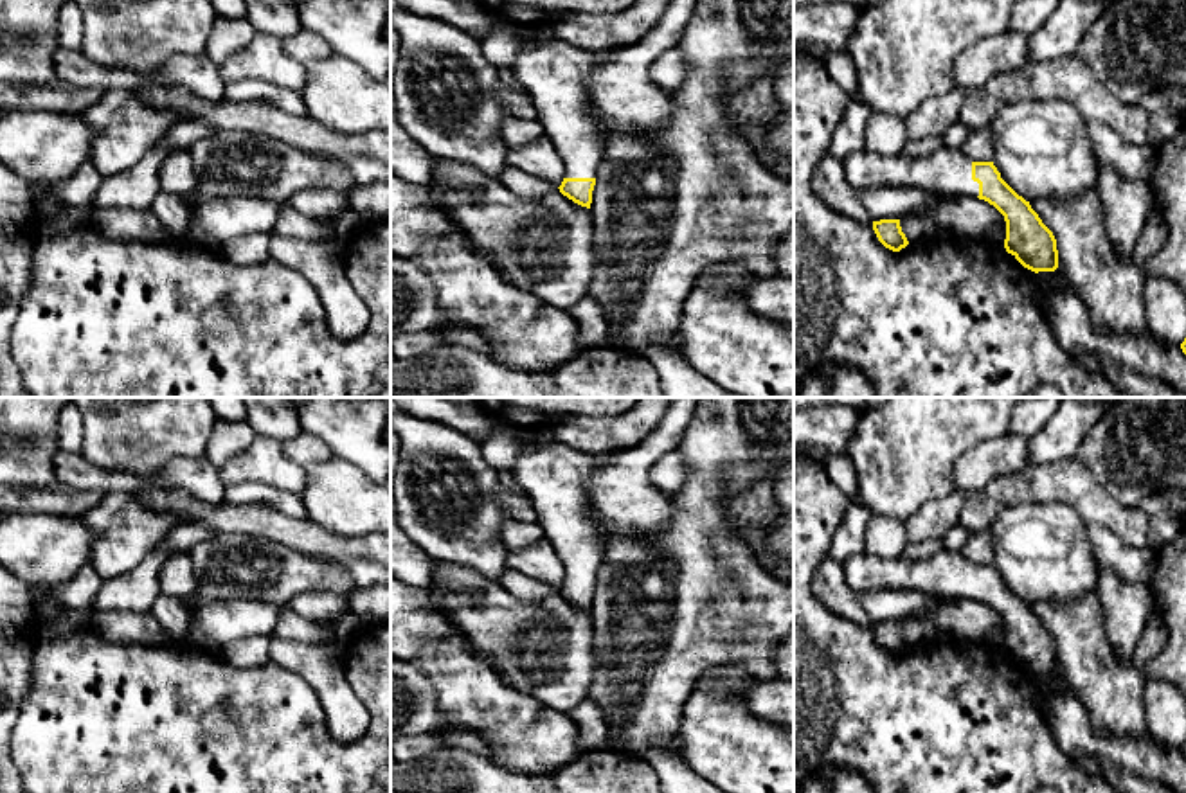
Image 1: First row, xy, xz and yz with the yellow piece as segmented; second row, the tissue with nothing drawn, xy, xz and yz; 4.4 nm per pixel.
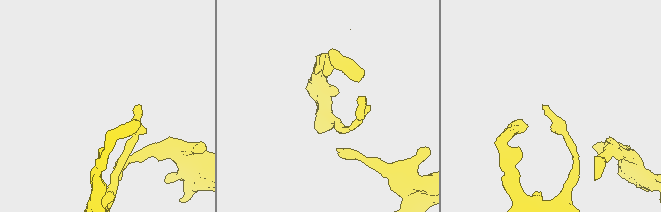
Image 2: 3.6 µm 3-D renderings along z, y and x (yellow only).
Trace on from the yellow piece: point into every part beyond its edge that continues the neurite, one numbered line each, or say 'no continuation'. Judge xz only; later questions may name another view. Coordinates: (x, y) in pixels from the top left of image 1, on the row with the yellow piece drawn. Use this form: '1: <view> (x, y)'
1: xz (557, 74)

